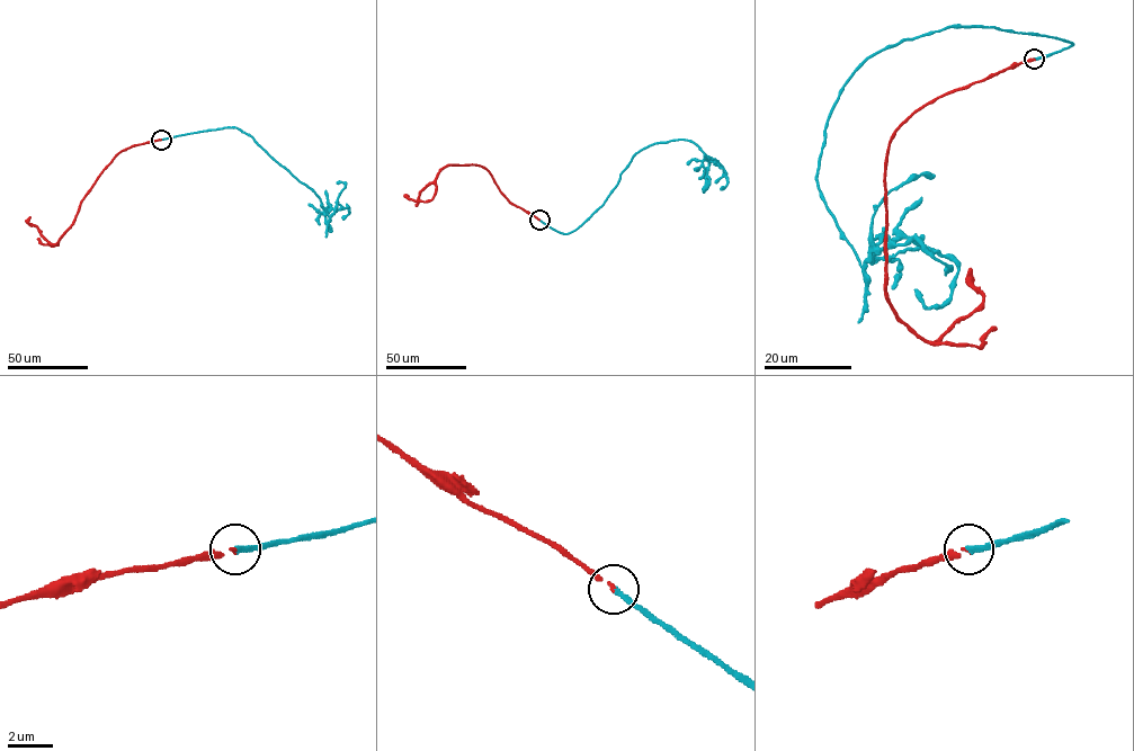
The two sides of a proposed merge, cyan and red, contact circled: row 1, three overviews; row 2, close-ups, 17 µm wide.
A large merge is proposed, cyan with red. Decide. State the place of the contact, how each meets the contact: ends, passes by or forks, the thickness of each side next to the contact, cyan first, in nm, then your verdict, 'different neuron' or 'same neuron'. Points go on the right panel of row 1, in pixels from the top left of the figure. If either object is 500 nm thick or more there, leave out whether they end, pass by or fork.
at (1034, 59); cyan ends there; red ends there; 200 nm thick on the cyan side, 110 nm on the other; same neuron

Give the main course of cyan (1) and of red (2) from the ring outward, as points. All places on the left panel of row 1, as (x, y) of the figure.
1: (160, 140), (239, 128), (312, 190), (330, 216), (335, 209), (329, 205), (326, 212), (329, 224)
2: (160, 140), (132, 145), (114, 157), (56, 243), (51, 243), (28, 223), (30, 216)

